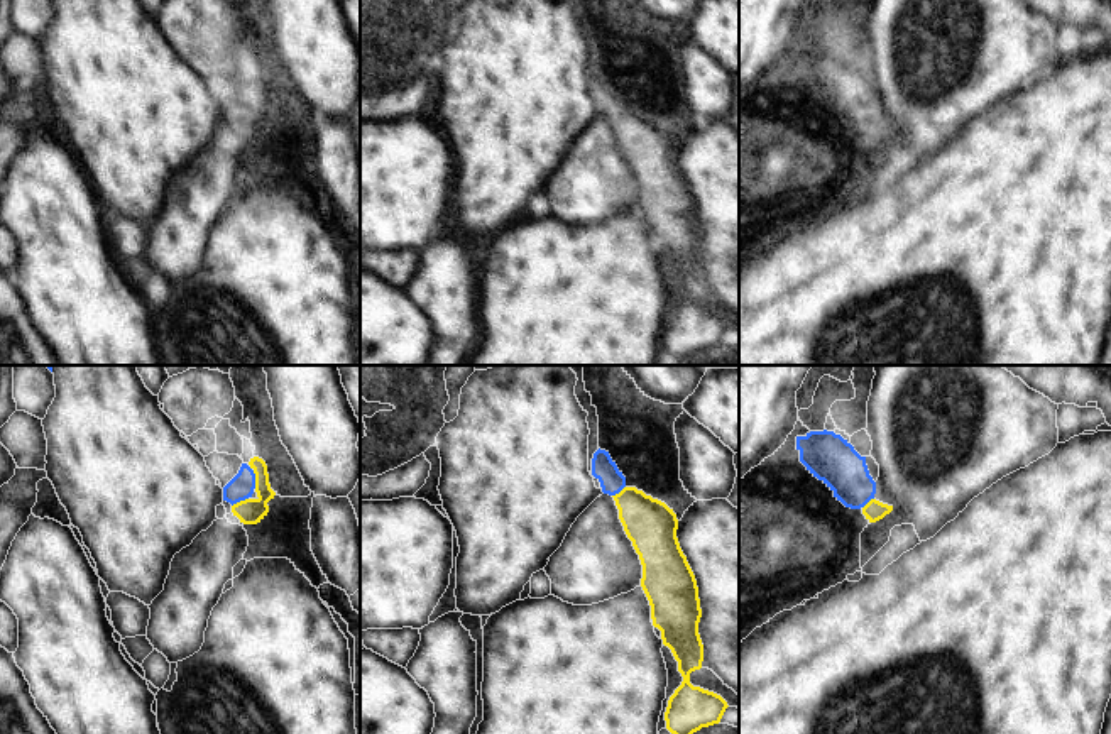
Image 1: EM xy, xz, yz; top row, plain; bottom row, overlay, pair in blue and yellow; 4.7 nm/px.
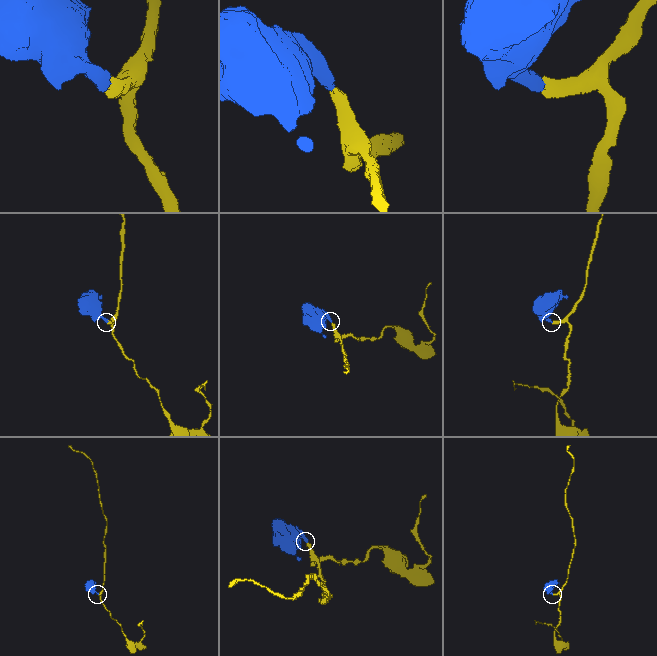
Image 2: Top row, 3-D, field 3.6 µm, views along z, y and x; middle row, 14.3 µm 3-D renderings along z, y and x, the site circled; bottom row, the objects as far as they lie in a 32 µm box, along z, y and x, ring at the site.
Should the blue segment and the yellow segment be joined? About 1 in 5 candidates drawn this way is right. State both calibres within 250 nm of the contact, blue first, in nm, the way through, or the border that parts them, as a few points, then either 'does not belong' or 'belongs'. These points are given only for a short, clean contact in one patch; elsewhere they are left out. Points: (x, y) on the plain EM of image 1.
120/120 nm | across xy (240, 109), (254, 98), (261, 122), (251, 132) | belongs

